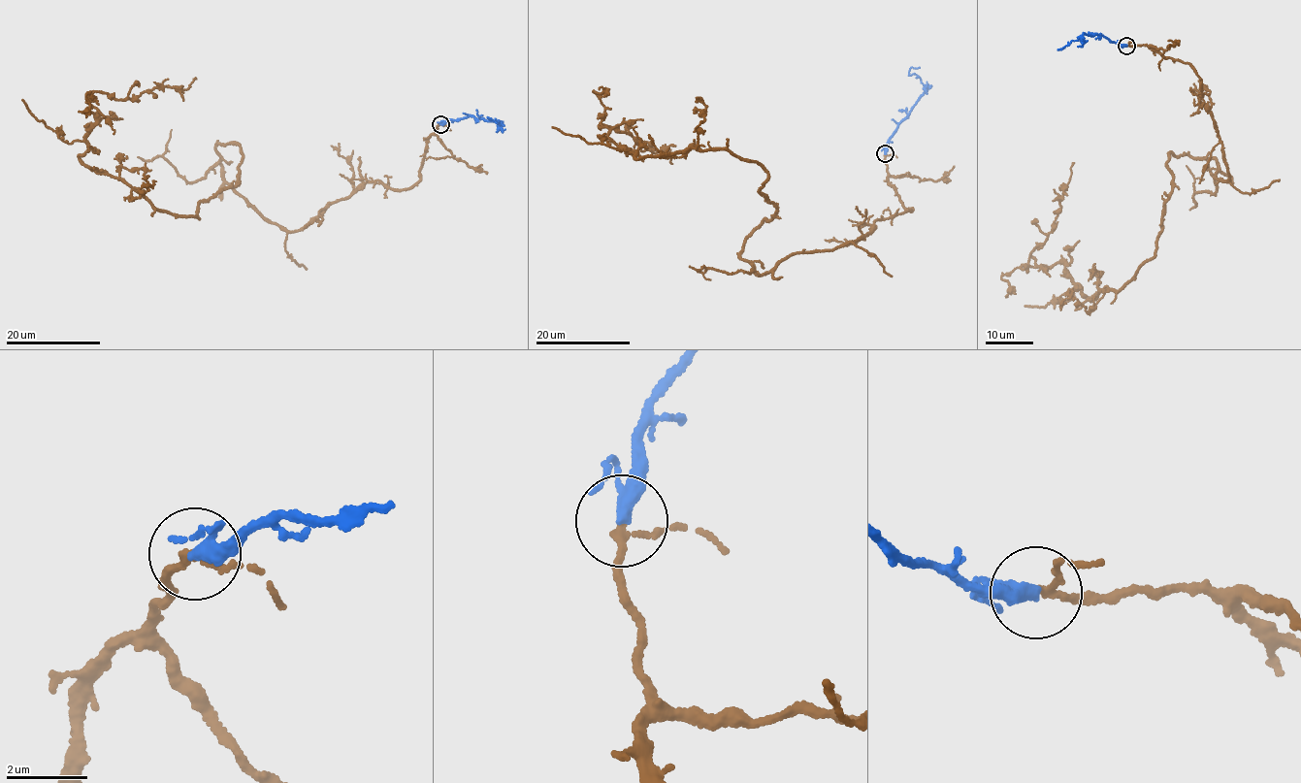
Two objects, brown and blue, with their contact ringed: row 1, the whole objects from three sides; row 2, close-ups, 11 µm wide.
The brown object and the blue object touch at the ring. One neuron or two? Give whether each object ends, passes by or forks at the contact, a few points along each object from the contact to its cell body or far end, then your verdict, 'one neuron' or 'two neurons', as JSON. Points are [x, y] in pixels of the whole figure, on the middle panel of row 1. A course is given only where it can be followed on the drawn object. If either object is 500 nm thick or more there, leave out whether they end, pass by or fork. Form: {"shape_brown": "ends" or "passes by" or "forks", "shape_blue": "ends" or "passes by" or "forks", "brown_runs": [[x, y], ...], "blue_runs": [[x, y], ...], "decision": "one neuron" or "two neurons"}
{"shape_brown": "passes by", "shape_blue": "ends", "brown_runs": [[886, 154], [911, 211], [764, 275], [740, 257], [777, 212], [764, 168], [636, 157], [600, 125], [672, 164]], "blue_runs": [[885, 153], [887, 141], [898, 123], [924, 93], [920, 79], [909, 72], [912, 67], [919, 67]], "decision": "one neuron"}

